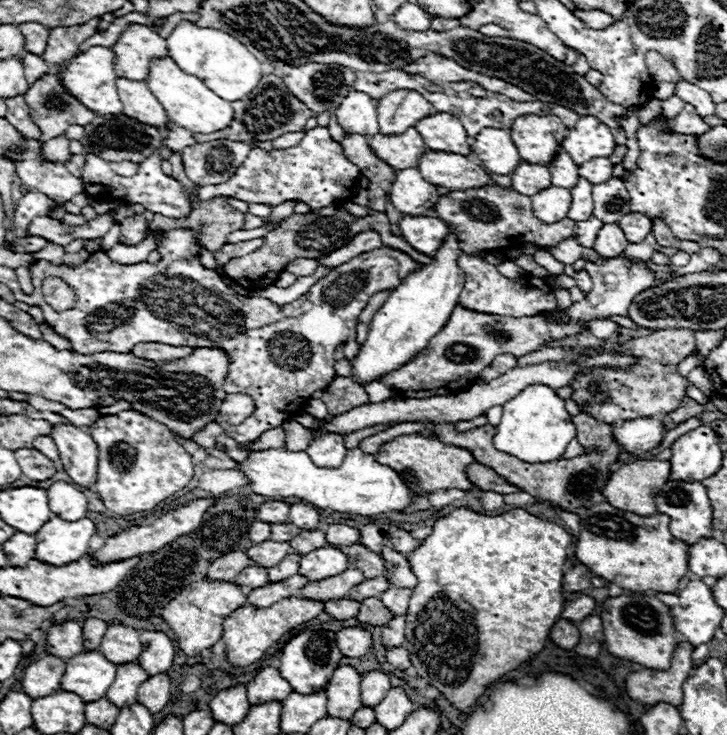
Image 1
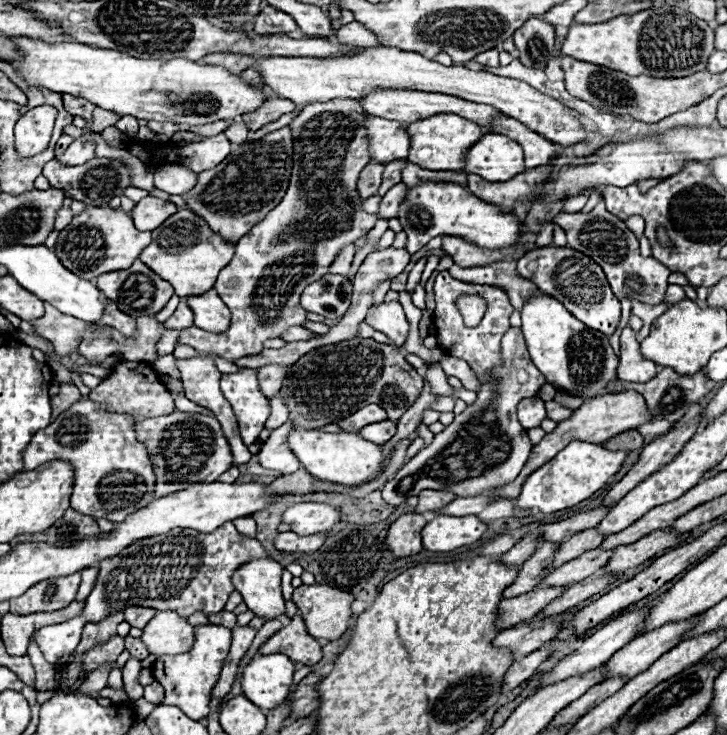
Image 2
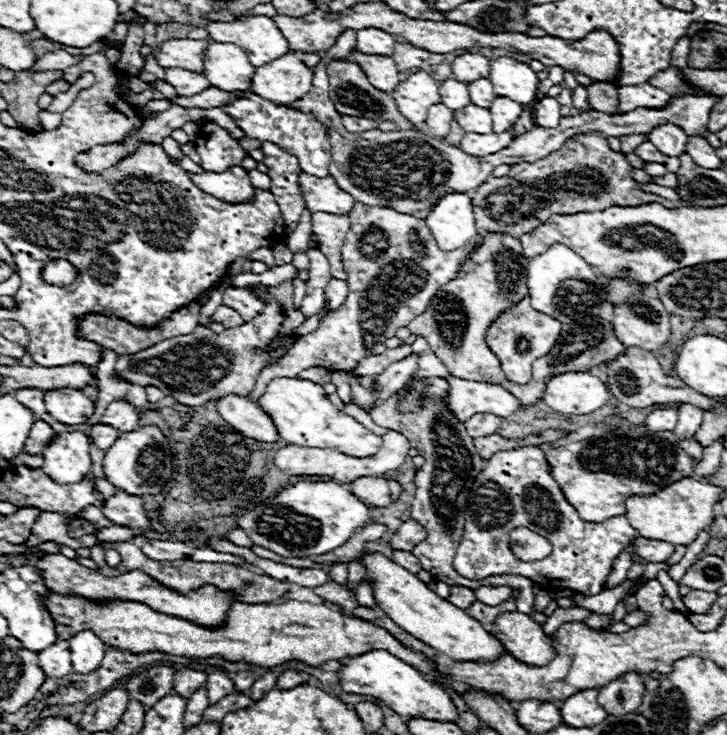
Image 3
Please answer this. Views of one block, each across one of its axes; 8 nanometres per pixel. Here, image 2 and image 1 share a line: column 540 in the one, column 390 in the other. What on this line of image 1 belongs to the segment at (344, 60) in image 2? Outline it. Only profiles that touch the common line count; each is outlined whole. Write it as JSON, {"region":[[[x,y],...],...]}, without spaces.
{"region":[[[394,90],[380,98],[378,124],[380,134],[404,134],[408,126],[414,126],[420,118],[428,118],[436,110],[432,104],[414,90]]]}

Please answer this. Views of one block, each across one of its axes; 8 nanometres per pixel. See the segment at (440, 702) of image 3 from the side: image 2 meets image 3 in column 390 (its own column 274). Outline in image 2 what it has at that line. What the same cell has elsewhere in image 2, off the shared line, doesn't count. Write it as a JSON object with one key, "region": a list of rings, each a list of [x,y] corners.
{"region":[[[284,654],[256,656],[242,674],[244,696],[262,710],[272,710],[288,700],[294,662]]]}

